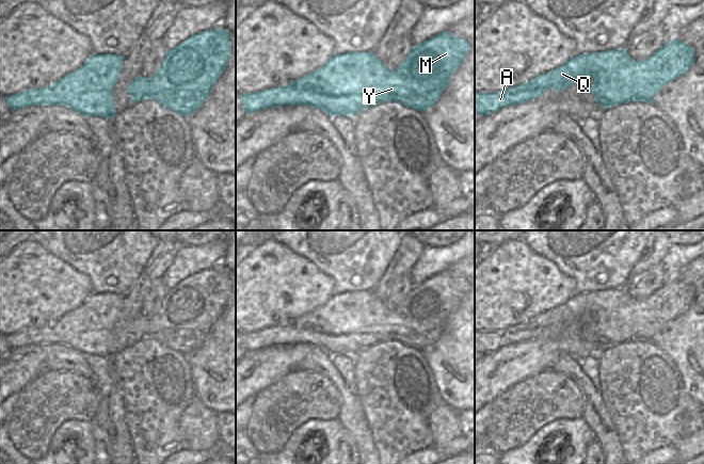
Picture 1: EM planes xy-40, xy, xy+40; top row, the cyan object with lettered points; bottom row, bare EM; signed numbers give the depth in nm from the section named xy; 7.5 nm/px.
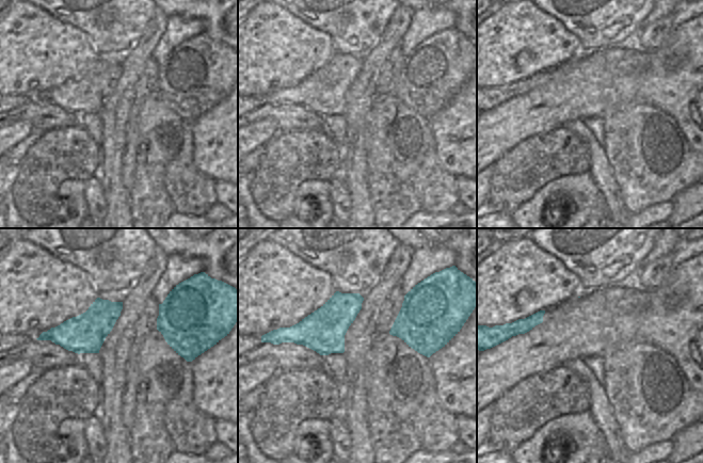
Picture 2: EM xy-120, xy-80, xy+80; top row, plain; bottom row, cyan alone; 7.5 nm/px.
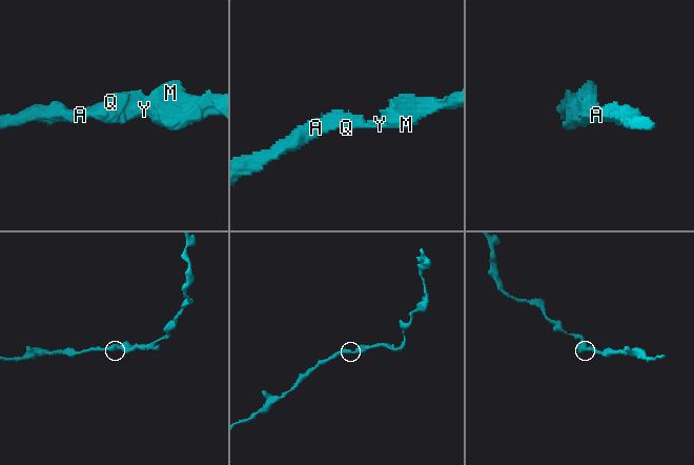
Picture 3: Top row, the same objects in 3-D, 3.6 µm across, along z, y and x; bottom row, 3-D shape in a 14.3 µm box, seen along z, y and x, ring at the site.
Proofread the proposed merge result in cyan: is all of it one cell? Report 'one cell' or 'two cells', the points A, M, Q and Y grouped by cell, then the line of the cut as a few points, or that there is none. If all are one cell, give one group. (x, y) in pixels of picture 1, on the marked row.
one cell; groups A M Q Y; cut none

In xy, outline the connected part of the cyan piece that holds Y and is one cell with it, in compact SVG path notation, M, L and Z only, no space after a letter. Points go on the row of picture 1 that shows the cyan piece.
M444 31L413 46L406 58L393 71L372 52L334 54L322 67L286 86L245 93L239 95L239 98L246 114L279 106L311 106L331 116L354 116L384 101L397 101L423 112L438 101L469 49L470 45L465 39Z

